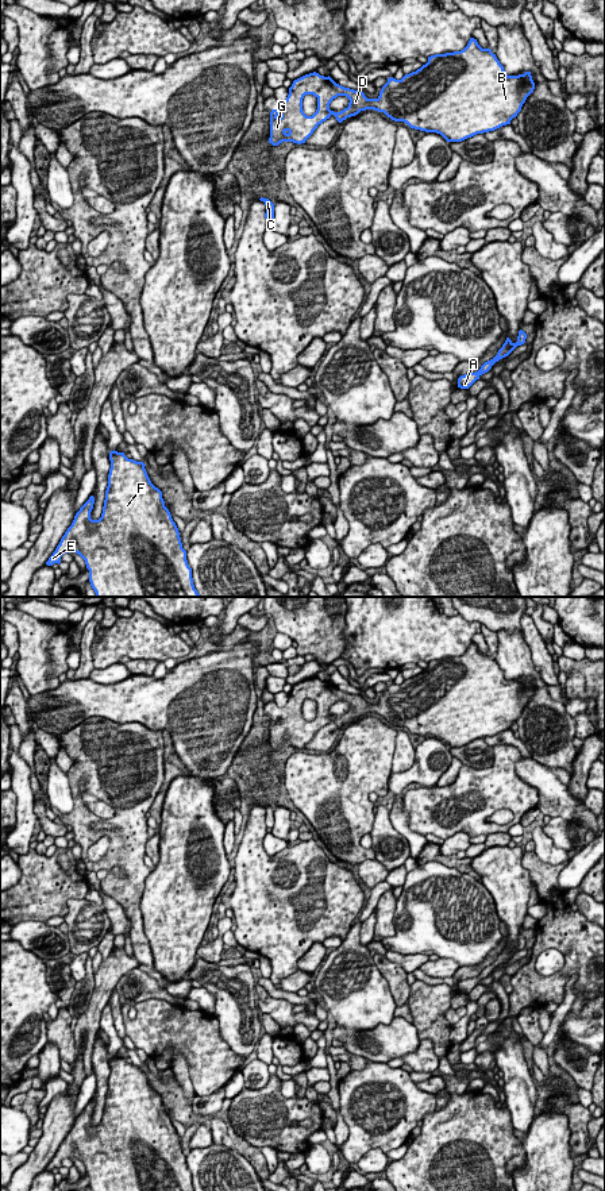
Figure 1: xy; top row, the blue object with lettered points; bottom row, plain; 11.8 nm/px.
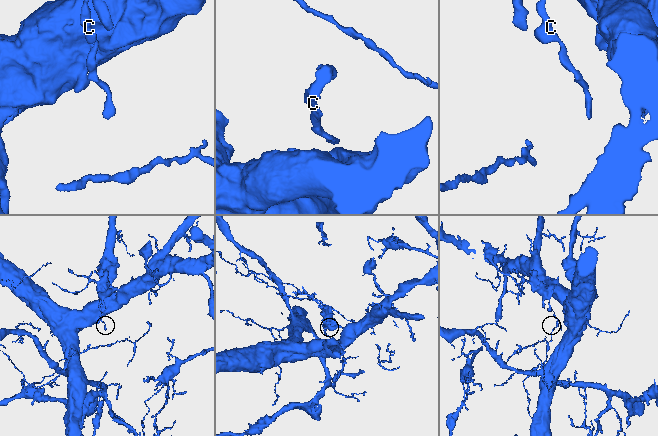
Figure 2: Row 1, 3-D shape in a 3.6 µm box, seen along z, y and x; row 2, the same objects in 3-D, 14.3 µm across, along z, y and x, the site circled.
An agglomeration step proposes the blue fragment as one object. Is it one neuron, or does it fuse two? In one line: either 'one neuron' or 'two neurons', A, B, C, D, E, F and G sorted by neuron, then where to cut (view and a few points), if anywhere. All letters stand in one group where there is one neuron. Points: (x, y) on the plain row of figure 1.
one neuron; A B C D E F G; no cut

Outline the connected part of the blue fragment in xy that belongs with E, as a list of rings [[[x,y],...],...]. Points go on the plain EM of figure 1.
[[[115,1055],[109,1057],[109,1065],[101,1122],[90,1123],[95,1109],[90,1101],[46,1169],[59,1169],[63,1159],[76,1157],[85,1165],[90,1191],[194,1191],[178,1133],[165,1111],[162,1096],[151,1088],[146,1069]]]

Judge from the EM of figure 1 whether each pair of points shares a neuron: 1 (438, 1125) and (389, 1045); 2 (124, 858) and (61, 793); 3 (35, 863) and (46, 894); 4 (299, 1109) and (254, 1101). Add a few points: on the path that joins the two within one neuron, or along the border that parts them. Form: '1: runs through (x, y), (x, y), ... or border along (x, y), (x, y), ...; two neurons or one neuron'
1: border along (434, 1110), (422, 1120); two neurons
2: border along (65, 773), (69, 781), (72, 809), (64, 814); two neurons
3: runs through (38, 871), (43, 886); one neuron
4: runs through (288, 1109), (265, 1109); one neuron

